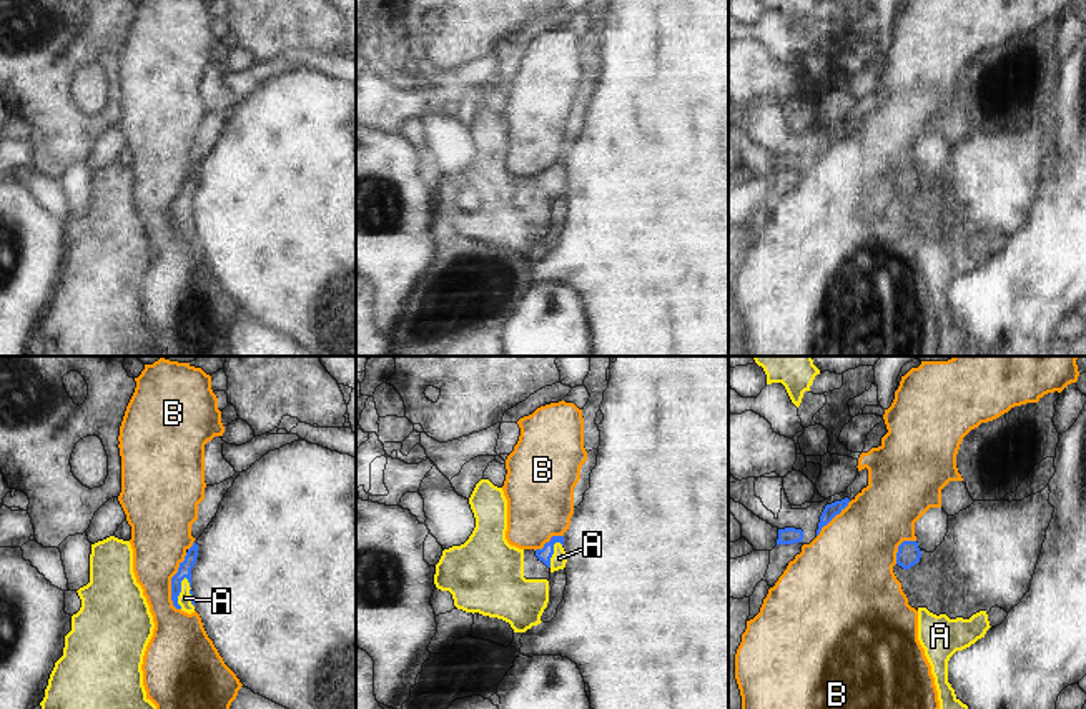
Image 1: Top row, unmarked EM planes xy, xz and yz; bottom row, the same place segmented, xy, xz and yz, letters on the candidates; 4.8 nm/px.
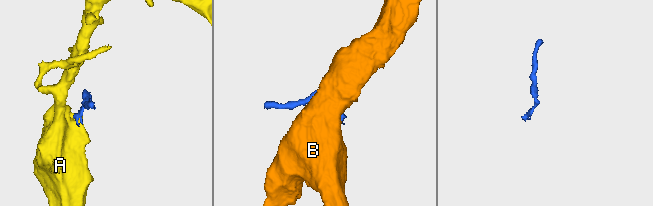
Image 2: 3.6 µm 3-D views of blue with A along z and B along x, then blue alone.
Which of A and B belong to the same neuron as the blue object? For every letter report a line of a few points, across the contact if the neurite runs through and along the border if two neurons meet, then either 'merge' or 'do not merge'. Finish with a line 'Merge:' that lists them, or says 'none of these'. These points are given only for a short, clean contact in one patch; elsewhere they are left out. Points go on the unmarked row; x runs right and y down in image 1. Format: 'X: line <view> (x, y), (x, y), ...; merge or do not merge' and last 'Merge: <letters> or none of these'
A: line xy (185, 195), (190, 218), (185, 225); merge
B: do not merge
Merge: A

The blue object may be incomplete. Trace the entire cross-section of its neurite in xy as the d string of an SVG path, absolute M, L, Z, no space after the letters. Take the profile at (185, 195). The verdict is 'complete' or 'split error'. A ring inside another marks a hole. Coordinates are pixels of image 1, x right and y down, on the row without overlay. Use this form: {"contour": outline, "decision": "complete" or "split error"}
{"contour": "M198 171L188 176L185 188L180 190L178 200L171 205L171 228L176 236L188 241L195 240L195 225L191 218L191 196L198 185Z", "decision": "split error"}

